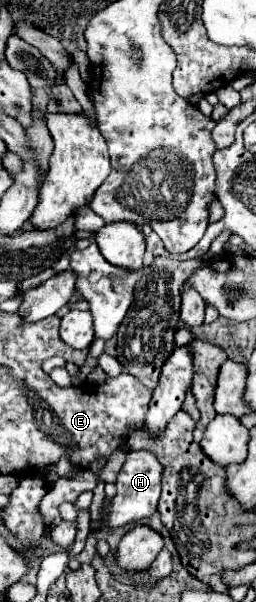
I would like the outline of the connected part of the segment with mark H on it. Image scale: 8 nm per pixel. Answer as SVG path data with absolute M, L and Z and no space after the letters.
M129 450L127 460L117 476L117 496L109 502L107 528L121 528L125 524L137 524L139 520L149 518L157 510L159 494L161 494L161 472L163 466L155 458L153 452L147 450Z

